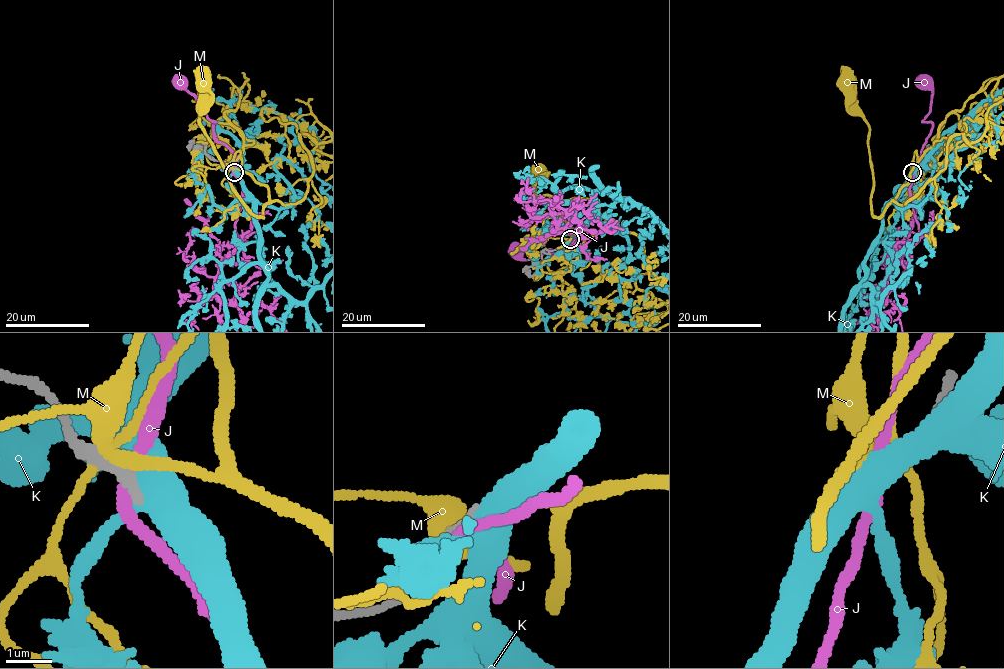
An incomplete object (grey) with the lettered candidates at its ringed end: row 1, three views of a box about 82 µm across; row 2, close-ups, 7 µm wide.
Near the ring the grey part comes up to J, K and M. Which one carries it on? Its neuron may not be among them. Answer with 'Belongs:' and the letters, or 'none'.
Belongs: none

